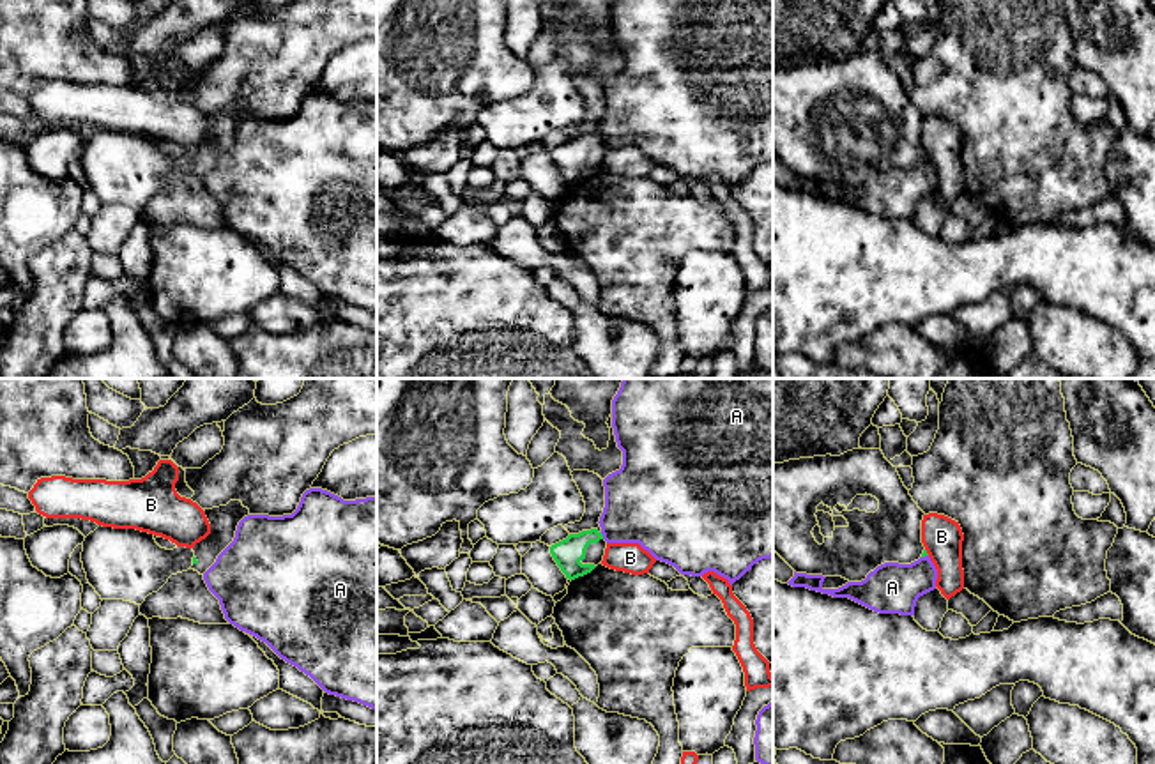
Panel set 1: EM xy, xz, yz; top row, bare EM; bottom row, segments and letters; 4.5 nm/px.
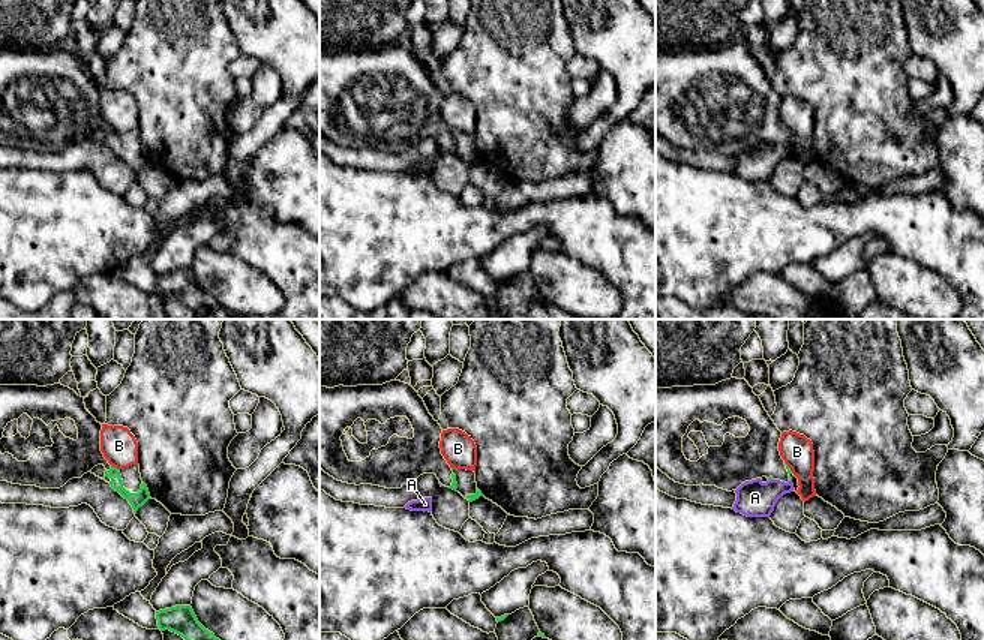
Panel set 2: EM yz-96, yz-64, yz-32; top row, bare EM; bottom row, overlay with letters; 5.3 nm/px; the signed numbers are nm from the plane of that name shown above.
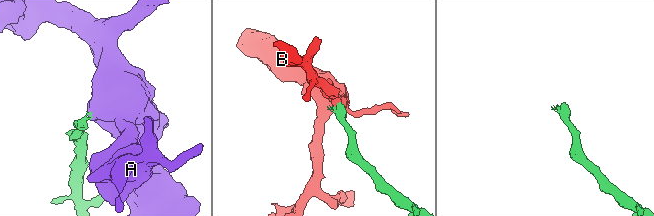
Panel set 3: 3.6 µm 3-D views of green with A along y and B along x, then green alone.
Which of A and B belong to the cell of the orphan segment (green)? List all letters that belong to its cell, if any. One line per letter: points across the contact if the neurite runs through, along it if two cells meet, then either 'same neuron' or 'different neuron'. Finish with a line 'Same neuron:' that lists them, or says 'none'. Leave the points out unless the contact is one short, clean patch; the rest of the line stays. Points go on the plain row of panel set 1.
A: border along xz (600, 137), (604, 142); different neuron
B: border along yz (925, 152), (929, 158); different neuron
Same neuron: none

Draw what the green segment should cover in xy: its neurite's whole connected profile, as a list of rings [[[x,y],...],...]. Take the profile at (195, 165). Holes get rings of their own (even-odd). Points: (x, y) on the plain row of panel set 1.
[[[230,104],[226,110],[203,113],[210,127],[210,138],[195,149],[191,173],[203,179],[218,159],[233,145],[239,126],[249,118],[241,104]]]

